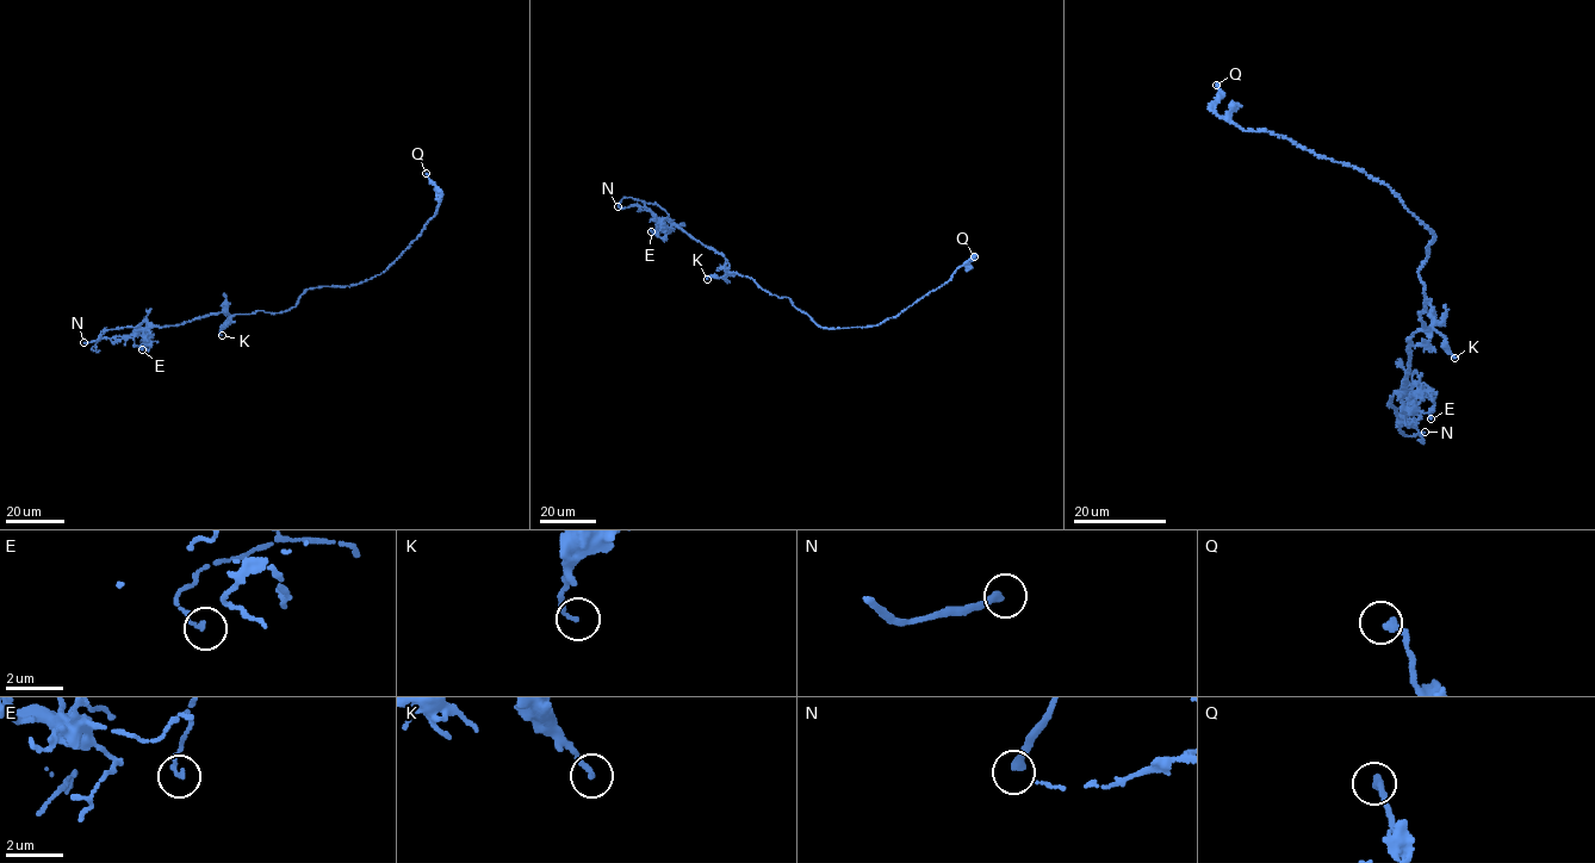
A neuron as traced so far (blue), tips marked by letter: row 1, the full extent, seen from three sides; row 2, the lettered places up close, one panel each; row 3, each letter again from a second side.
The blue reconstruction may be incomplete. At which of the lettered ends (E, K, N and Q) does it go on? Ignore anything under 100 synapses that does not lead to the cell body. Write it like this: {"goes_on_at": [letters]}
{"goes_on_at": ["N"]}

